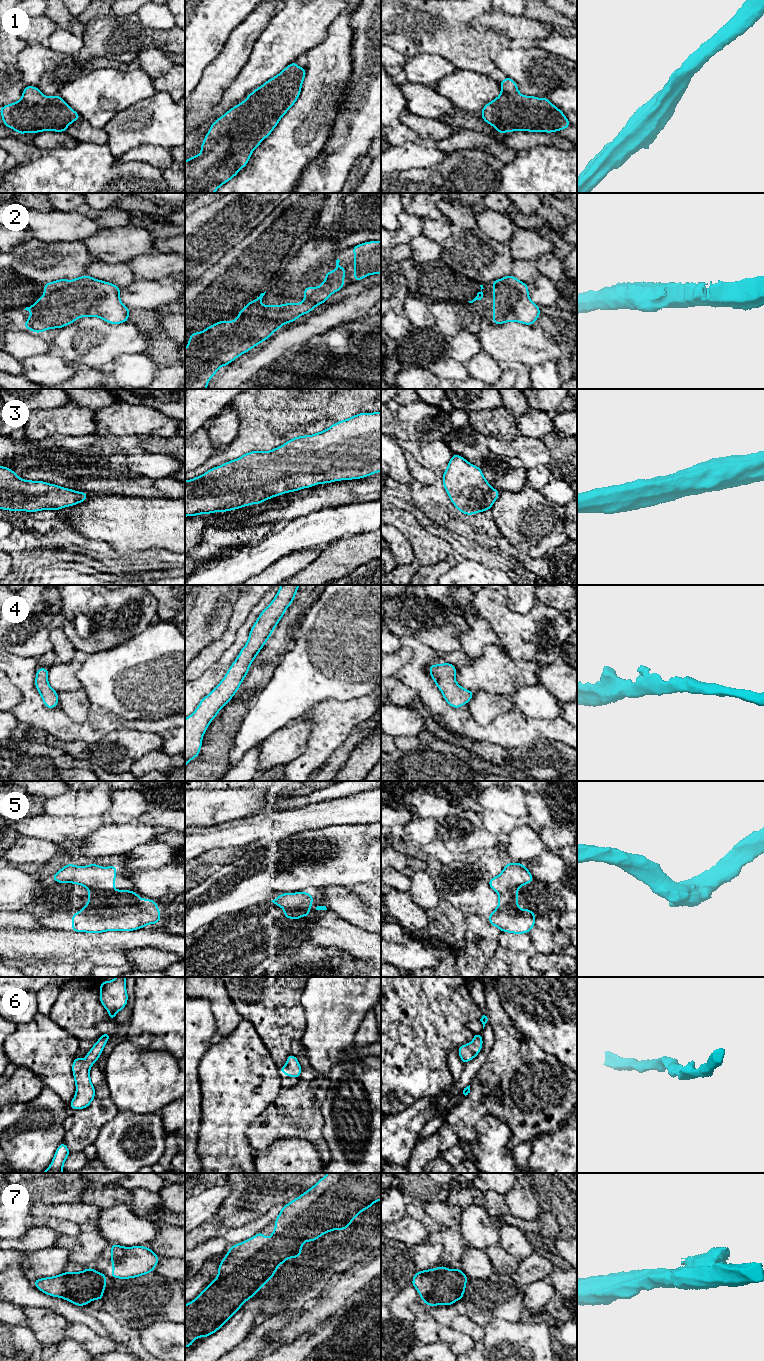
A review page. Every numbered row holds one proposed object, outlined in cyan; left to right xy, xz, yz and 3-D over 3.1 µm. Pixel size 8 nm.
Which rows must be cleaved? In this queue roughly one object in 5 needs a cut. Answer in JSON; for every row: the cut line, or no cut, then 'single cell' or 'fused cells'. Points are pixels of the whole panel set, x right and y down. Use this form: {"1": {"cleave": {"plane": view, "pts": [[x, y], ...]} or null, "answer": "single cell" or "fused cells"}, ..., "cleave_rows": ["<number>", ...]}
{"1": {"cleave": null, "answer": "single cell"}, "2": {"cleave": null, "answer": "single cell"}, "3": {"cleave": null, "answer": "single cell"}, "4": {"cleave": null, "answer": "single cell"}, "5": {"cleave": {"plane": "xy", "pts": [[88, 887], [113, 890]]}, "answer": "fused cells"}, "6": {"cleave": null, "answer": "single cell"}, "7": {"cleave": null, "answer": "single cell"}, "cleave_rows": ["5"]}

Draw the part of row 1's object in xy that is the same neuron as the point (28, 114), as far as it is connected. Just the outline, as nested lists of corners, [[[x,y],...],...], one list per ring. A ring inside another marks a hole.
[[[26,86],[22,98],[0,108],[3,124],[20,135],[42,131],[65,132],[81,115],[58,94],[47,97],[35,86]]]

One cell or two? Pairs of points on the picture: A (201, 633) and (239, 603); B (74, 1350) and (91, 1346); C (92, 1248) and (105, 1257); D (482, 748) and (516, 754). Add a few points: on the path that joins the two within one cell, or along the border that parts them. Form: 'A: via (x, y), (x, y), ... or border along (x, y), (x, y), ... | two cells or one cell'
A: border along (237, 595), (232, 604), (226, 627), (221, 632) | two cells
B: border along (67, 1338), (78, 1341), (87, 1350) | two cells
C: border along (108, 1244), (94, 1263) | two cells
D: border along (508, 754), (509, 763) | two cells

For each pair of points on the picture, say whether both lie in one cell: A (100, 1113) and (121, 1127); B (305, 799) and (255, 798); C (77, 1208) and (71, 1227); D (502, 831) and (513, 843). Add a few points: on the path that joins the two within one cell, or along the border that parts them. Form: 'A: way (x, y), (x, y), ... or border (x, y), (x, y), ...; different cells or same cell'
A: border (118, 1111), (101, 1127), (96, 1138); different cells
B: way (293, 802), (281, 804), (278, 807), (267, 807); same cell
C: border (50, 1216), (68, 1219), (83, 1227); different cells
D: border (515, 827), (503, 843); different cells

